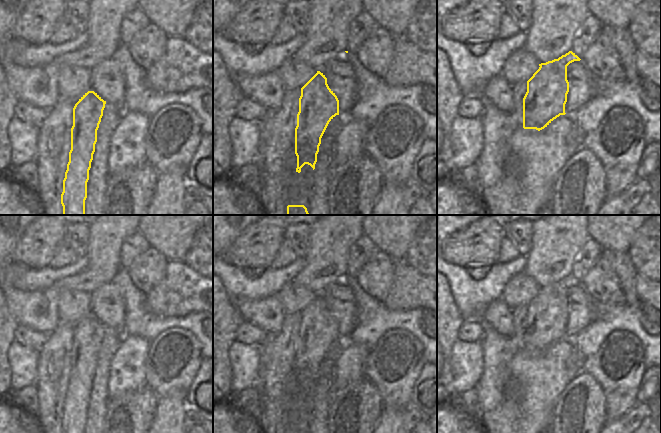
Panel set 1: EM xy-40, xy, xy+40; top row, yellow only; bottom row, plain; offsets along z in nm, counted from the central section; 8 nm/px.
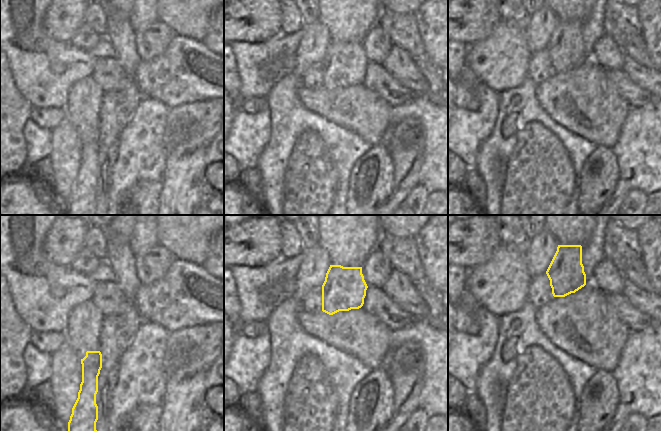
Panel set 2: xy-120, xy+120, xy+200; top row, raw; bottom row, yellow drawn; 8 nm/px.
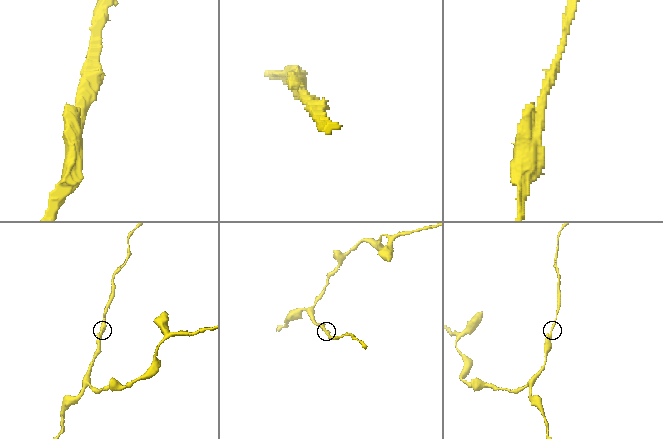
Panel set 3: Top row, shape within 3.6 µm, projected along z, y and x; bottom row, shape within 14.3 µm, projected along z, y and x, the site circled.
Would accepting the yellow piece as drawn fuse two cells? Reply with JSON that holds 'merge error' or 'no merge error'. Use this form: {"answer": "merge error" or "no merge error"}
{"answer": "merge error"}

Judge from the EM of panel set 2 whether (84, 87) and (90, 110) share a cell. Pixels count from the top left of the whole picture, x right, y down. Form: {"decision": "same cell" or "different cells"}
{"decision": "same cell"}

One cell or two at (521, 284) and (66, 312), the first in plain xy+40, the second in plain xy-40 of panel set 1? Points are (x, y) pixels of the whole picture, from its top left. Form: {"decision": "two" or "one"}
{"decision": "one"}

